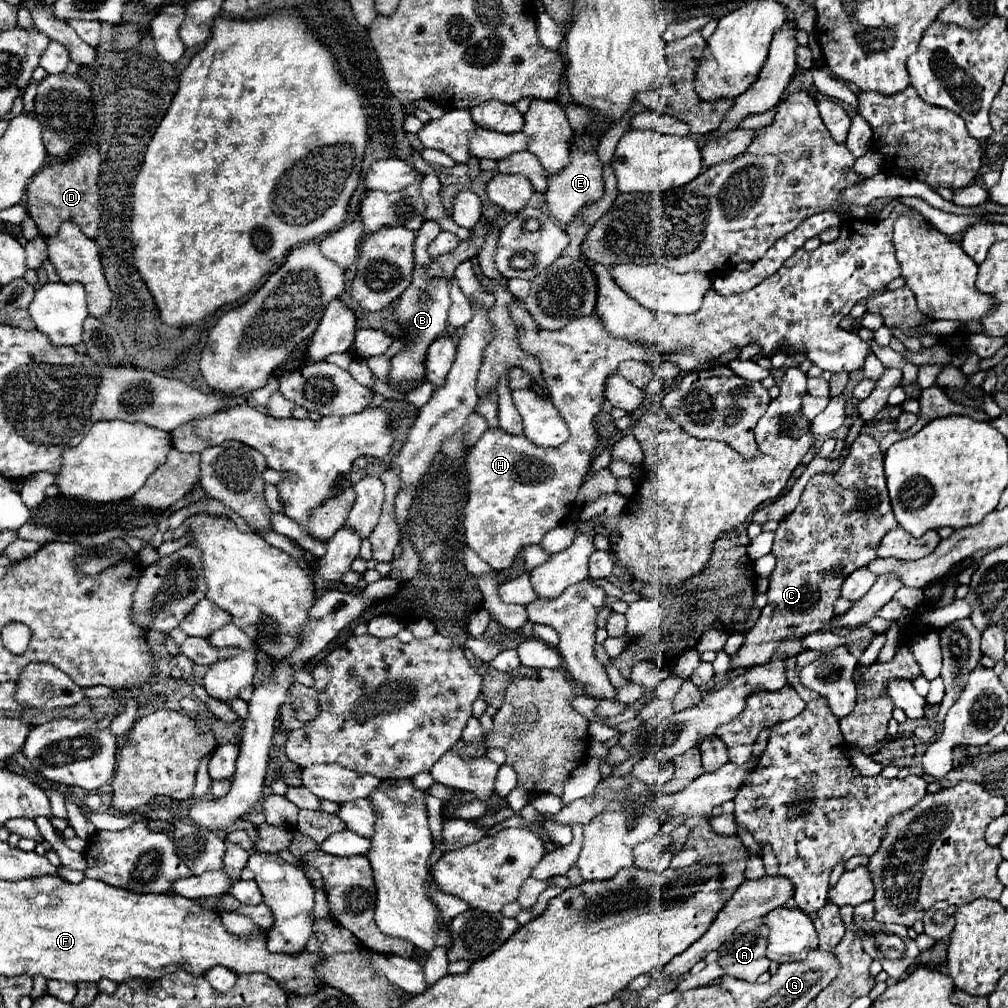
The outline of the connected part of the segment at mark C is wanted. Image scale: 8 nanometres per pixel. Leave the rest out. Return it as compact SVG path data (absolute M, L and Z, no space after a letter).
M861 433L849 447L849 457L845 459L839 473L833 477L821 473L813 475L801 495L801 503L797 505L797 509L779 523L771 551L777 557L777 565L771 573L771 583L767 591L769 603L761 611L761 617L755 623L755 627L745 635L743 647L731 659L731 667L767 663L767 659L773 657L773 651L777 649L777 643L781 639L793 639L793 635L807 635L819 631L825 623L829 623L829 619L835 617L833 609L841 593L841 583L855 569L865 567L867 563L877 559L877 545L881 543L883 535L887 535L895 527L897 521L893 517L893 509L889 503L889 493L883 475L883 453L879 449L879 441L871 435Z

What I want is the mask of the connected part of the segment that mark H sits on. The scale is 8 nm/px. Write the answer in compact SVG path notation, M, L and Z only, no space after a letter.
M513 299L509 303L509 315L517 323L517 337L519 337L517 343L521 345L521 349L525 349L525 353L533 355L541 363L549 397L567 423L570 435L565 445L555 447L555 449L545 449L545 447L533 445L529 439L507 435L501 429L487 429L469 451L465 459L467 475L469 475L469 499L465 505L465 521L463 521L465 541L495 571L507 569L513 563L515 555L525 545L537 545L549 529L563 523L565 517L575 509L575 495L581 487L583 477L587 475L593 463L593 453L599 445L595 417L601 413L601 405L605 401L605 385L607 385L609 375L613 375L619 363L625 359L659 367L665 355L665 351L657 347L649 347L645 343L633 343L629 339L617 339L609 335L597 313L587 315L583 319L573 319L569 325L557 331L541 329L535 323L535 319L529 315L529 311L525 309L525 303L519 299Z

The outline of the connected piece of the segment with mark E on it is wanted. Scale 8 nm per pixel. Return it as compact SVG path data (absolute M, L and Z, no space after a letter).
M571 151L571 163L557 175L549 179L549 189L545 193L545 203L551 211L551 215L563 223L569 225L577 217L579 209L585 205L591 205L603 197L603 165L595 151L583 153L583 151Z

